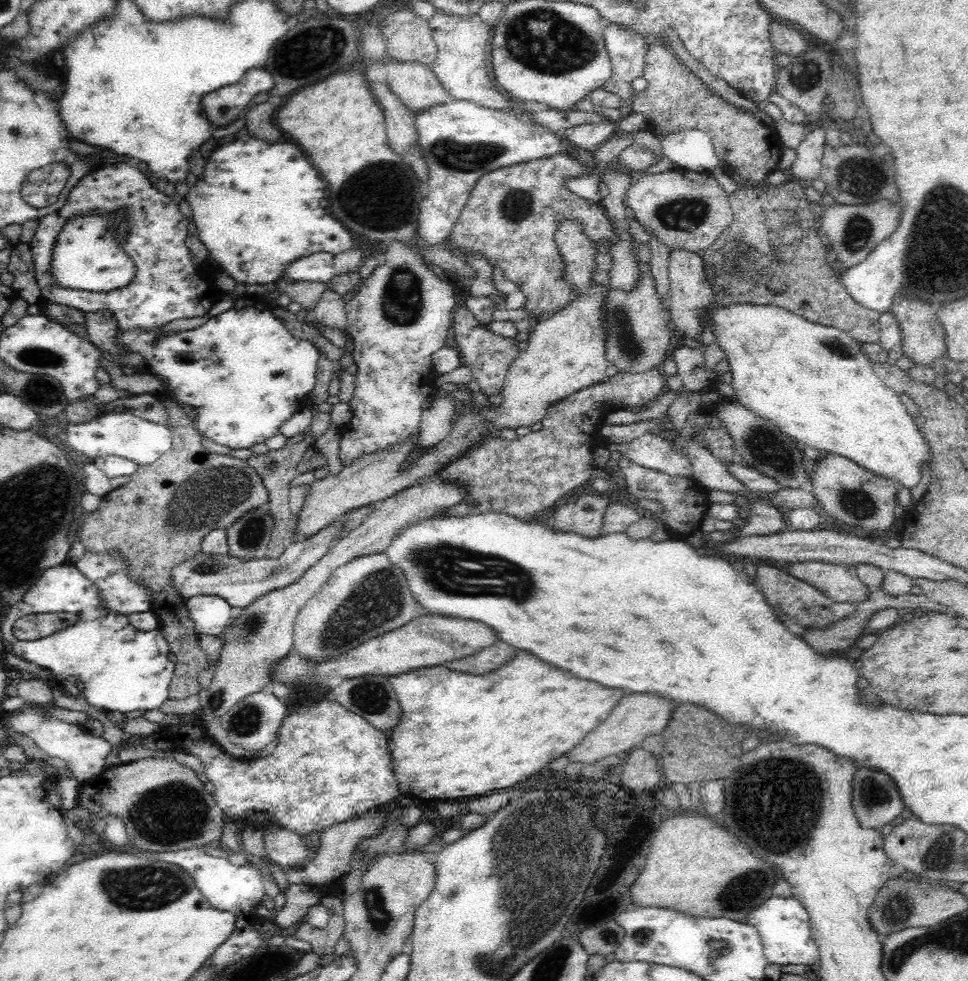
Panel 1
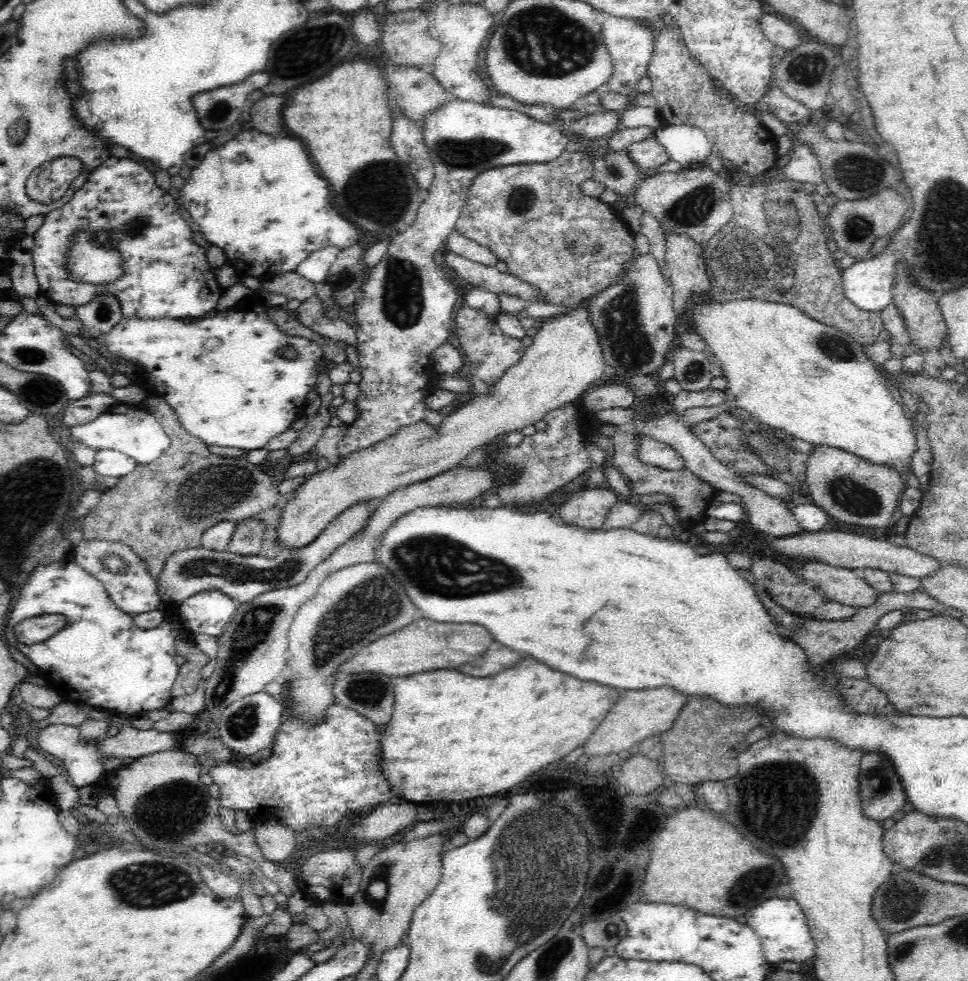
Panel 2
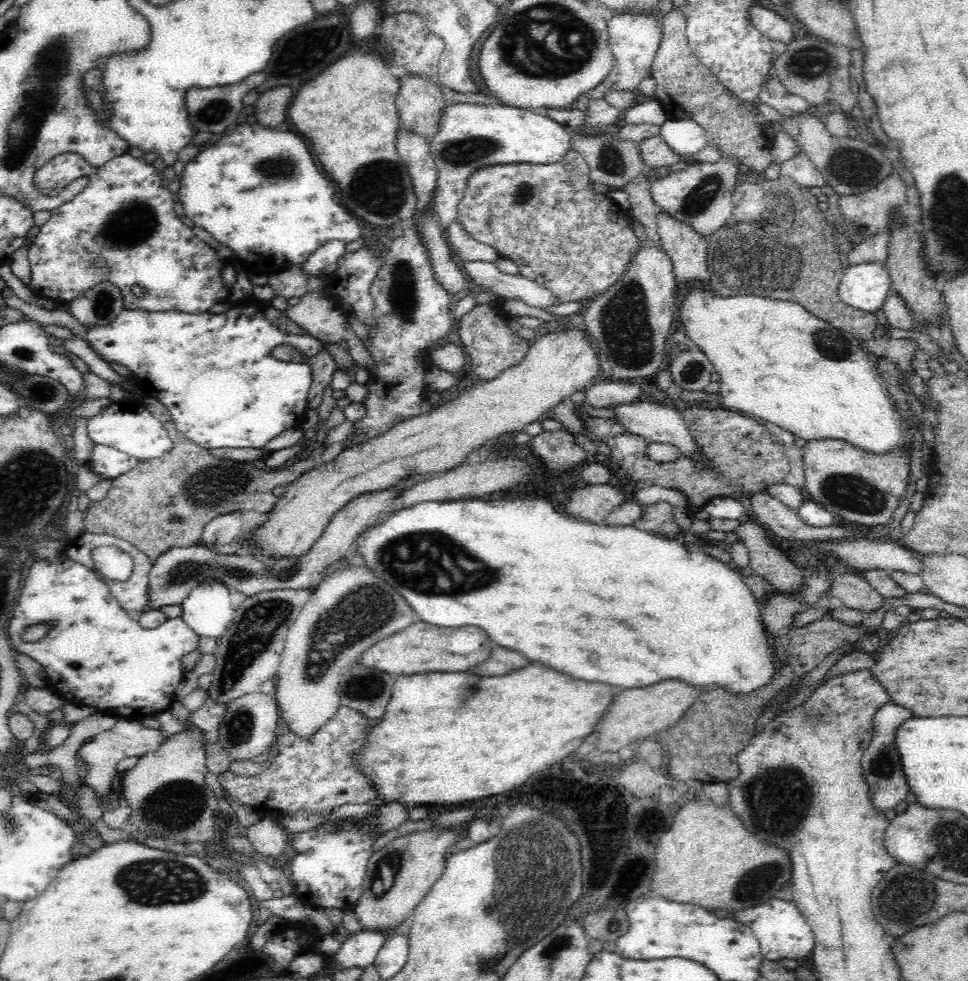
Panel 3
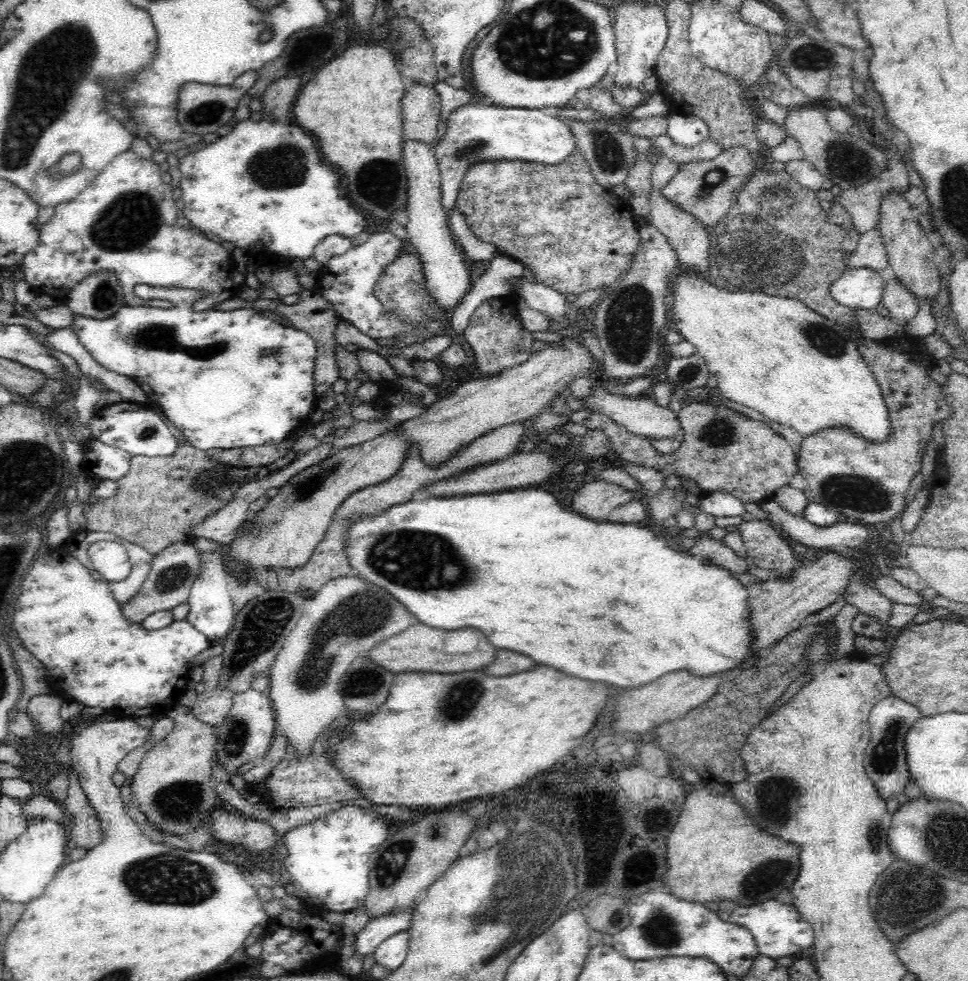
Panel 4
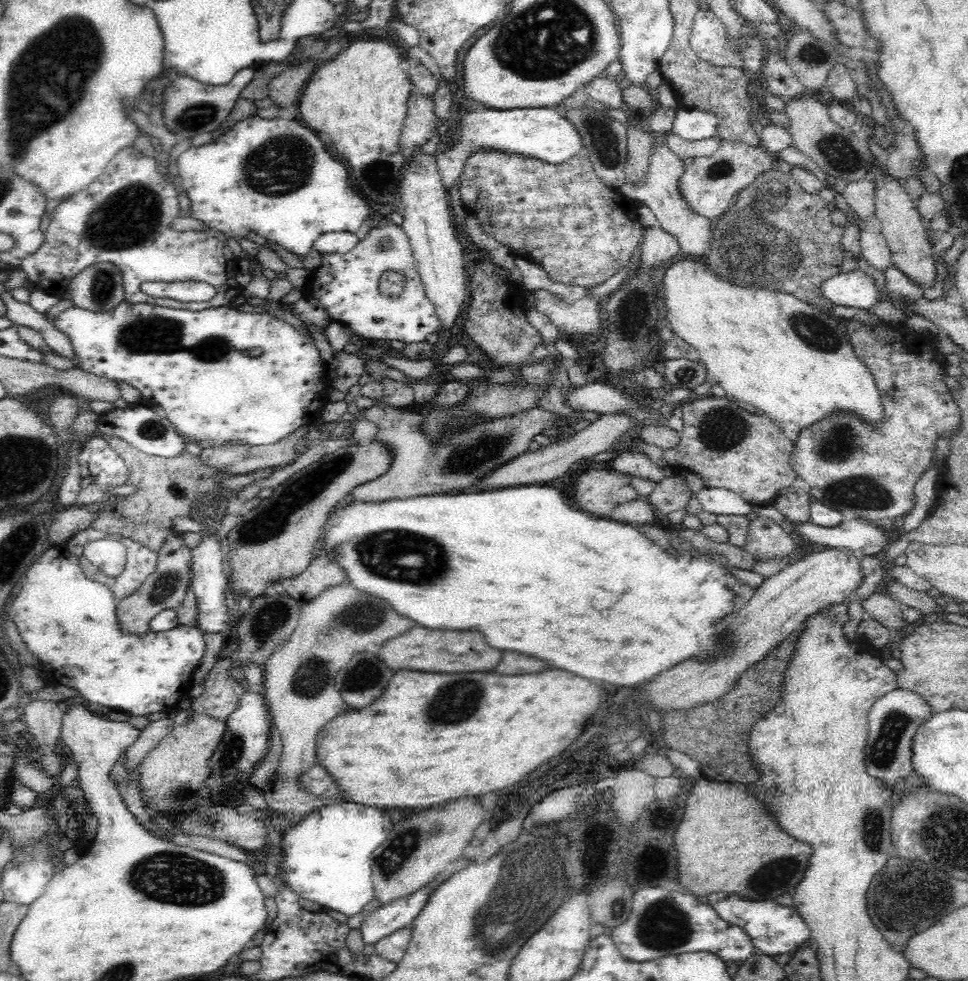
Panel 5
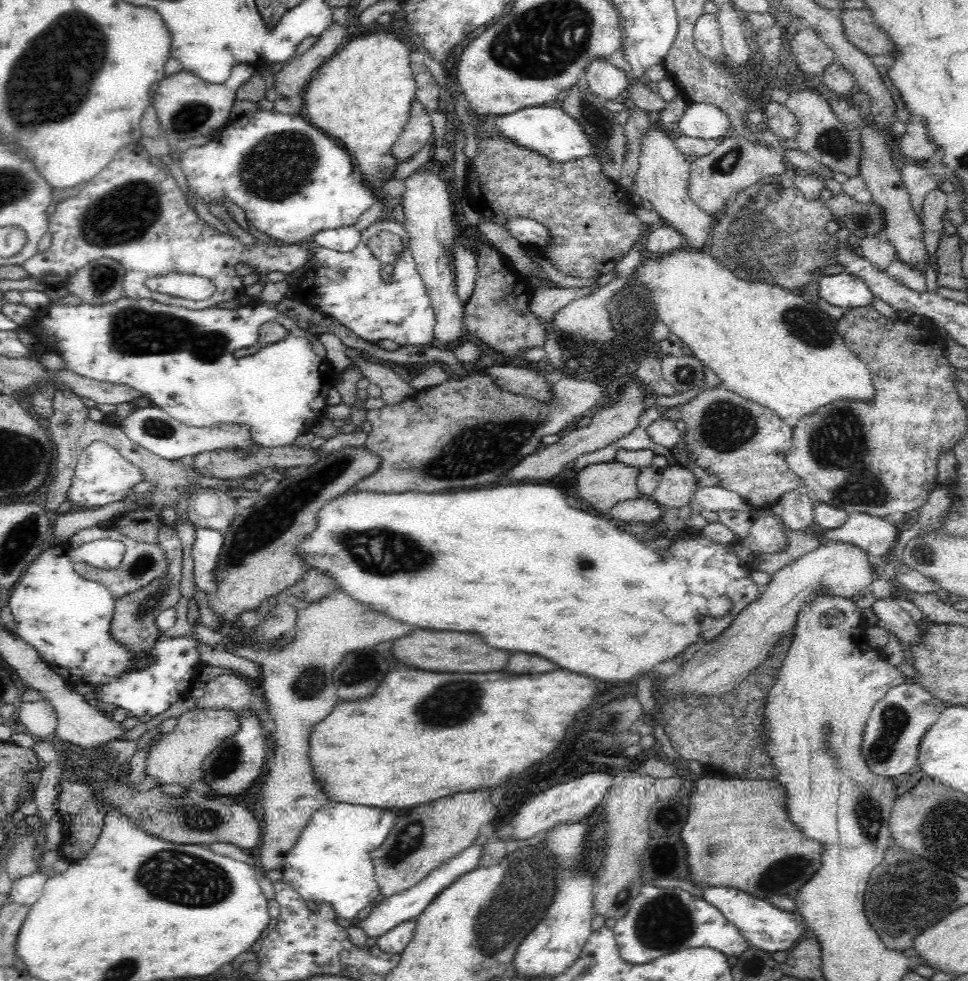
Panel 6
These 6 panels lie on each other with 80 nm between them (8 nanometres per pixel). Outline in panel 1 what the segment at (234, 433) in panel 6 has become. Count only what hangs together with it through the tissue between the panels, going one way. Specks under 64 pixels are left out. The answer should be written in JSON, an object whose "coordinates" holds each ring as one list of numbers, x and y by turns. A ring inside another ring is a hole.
{"coordinates":[[130,413,100,414,96,419,67,426,66,443,74,452,86,455,90,462,100,457,118,457,136,463,138,466,151,465,171,449,171,430,164,425,148,422]]}

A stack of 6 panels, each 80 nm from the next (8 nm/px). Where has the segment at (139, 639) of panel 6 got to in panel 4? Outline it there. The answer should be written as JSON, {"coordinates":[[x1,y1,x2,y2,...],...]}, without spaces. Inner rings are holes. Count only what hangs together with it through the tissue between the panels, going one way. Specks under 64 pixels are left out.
{"coordinates":[[191,542,172,543,152,558,151,569,140,592,126,604,121,605,123,615,134,624,141,624,144,618,158,611,170,611,174,606,186,602,193,582,199,577,201,552]]}

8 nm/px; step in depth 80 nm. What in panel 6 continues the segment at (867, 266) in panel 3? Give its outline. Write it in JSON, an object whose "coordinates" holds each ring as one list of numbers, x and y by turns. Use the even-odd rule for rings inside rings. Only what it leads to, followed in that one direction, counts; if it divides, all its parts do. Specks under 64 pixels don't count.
{"coordinates":[[846,272,823,276,818,283,818,290,828,304,846,310,868,306,875,297,863,278]]}

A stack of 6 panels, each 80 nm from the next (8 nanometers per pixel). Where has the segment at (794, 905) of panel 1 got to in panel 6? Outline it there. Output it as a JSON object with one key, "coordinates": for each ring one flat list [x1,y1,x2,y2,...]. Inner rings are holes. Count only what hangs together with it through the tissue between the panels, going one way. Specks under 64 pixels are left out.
{"coordinates":[[708,887,703,891,703,899,715,906,728,922,736,925,736,928,747,938,748,944,764,952,772,954,772,952,790,951,810,933,801,914,797,911,791,912,776,908,738,889]]}

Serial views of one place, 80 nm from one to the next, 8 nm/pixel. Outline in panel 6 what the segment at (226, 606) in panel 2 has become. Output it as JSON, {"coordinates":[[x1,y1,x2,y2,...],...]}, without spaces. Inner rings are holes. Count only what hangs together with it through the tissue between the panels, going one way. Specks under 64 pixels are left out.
{"coordinates":[[196,528,196,540,191,549,194,584,209,596,217,589,215,568,223,547,224,537,211,528]]}

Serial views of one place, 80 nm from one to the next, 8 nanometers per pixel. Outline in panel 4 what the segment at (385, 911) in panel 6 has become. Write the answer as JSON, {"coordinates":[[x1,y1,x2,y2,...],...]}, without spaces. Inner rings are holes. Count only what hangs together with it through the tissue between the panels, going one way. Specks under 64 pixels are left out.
{"coordinates":[[412,908,396,909,387,915,368,921,367,925,354,934,352,946,363,960,369,955,375,955,379,944,393,934,406,931,412,920]]}

